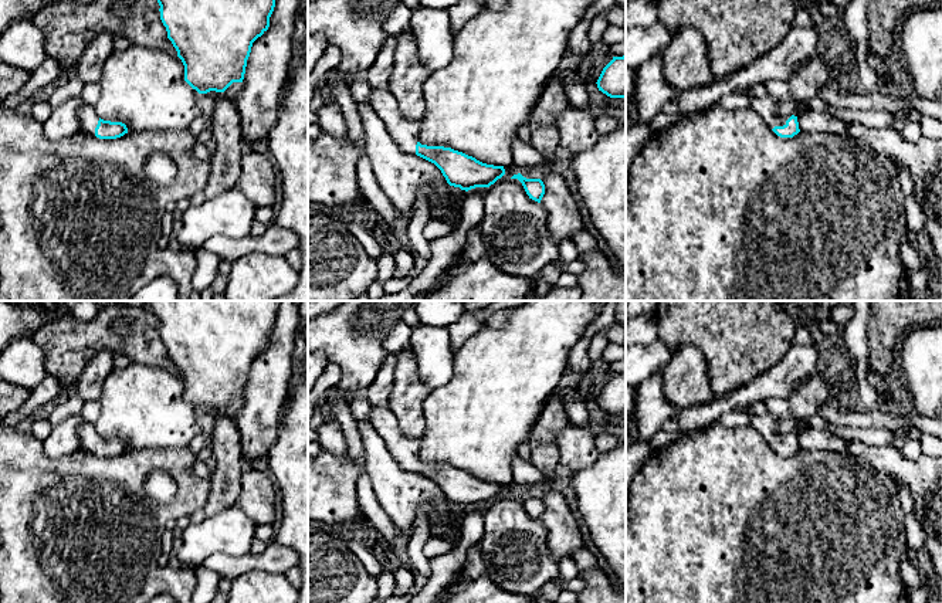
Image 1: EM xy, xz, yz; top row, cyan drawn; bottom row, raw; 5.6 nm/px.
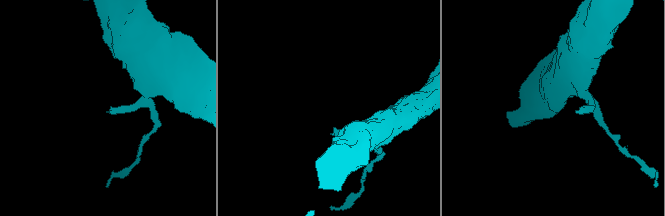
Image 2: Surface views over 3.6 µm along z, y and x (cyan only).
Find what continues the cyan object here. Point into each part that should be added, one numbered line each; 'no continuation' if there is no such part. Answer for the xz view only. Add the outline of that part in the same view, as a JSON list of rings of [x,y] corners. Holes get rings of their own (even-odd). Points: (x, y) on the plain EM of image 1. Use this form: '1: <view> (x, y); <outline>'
1: xz (403, 450); [[[373,406],[370,424],[383,437],[387,450],[396,463],[407,471],[416,472],[420,440],[407,438],[399,421],[389,407]]]

